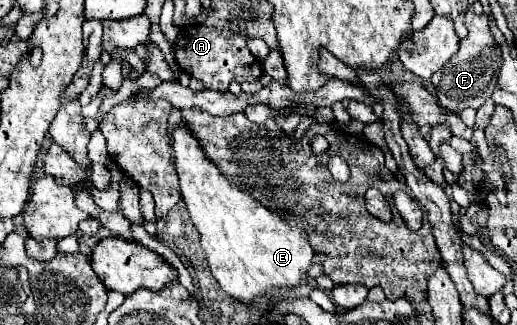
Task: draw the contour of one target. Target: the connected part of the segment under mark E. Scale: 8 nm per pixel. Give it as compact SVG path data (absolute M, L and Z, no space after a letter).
M184 120L172 130L172 140L180 196L190 212L192 224L200 232L200 244L210 272L226 294L250 304L254 296L298 286L314 258L304 226L288 222L280 214L268 210L268 206L252 196L252 192L230 182L208 154L204 154L200 142Z

